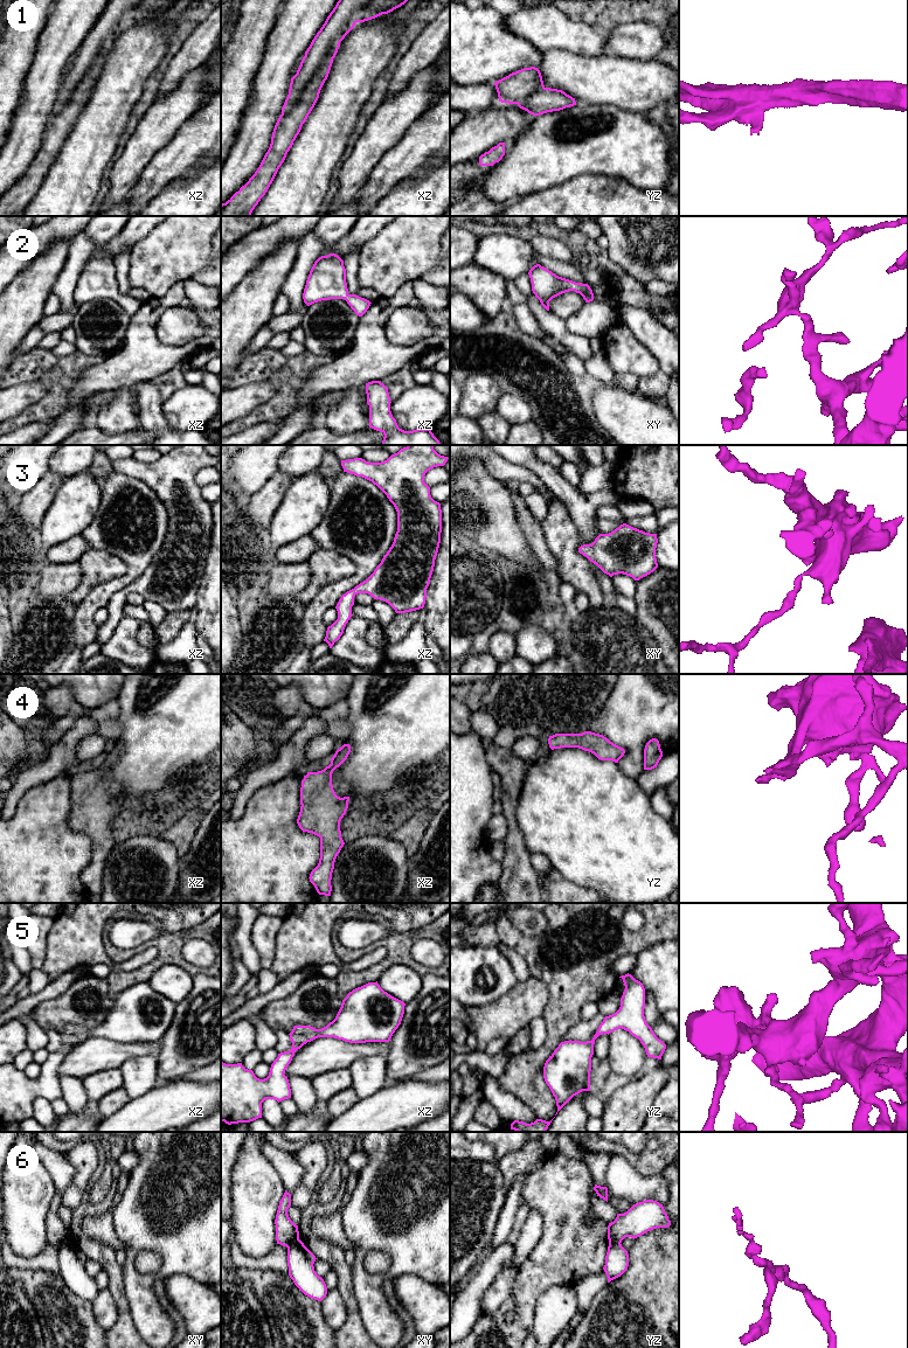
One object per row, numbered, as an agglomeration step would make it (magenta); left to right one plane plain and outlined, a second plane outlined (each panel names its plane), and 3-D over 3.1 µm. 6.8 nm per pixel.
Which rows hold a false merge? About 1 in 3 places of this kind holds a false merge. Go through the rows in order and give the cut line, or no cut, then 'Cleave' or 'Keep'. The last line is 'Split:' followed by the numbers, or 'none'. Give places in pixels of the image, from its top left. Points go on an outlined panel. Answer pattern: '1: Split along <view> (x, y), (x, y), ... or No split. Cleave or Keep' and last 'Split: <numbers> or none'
1: No split. Keep
2: No split. Keep
3: No split. Keep
4: No split. Keep
5: No split. Keep
6: Split along xy (298, 1238), (286, 1246). Cleave
Split: 6

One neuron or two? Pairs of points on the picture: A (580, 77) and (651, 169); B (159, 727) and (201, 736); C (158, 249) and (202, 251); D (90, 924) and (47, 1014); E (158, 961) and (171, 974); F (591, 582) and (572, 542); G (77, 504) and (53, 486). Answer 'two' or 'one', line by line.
A: two
B: one
C: one
D: two
E: two
F: one
G: two

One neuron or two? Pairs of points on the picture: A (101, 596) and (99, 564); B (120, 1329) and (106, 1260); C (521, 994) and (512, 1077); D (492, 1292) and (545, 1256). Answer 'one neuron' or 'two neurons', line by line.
A: two neurons
B: one neuron
C: two neurons
D: two neurons

